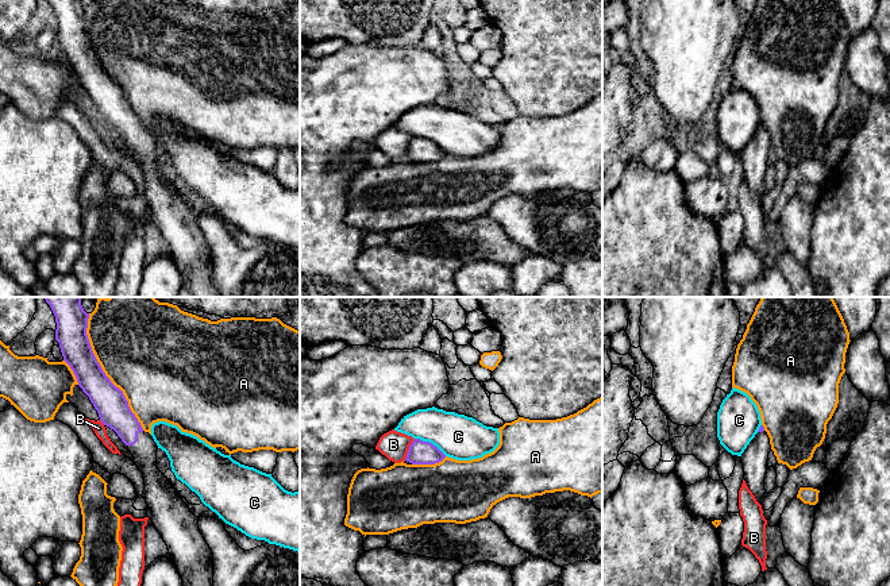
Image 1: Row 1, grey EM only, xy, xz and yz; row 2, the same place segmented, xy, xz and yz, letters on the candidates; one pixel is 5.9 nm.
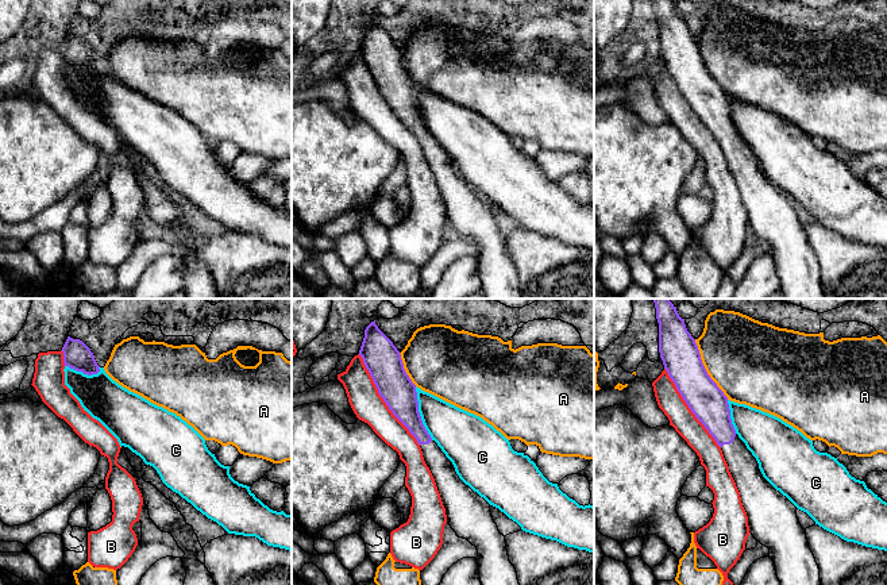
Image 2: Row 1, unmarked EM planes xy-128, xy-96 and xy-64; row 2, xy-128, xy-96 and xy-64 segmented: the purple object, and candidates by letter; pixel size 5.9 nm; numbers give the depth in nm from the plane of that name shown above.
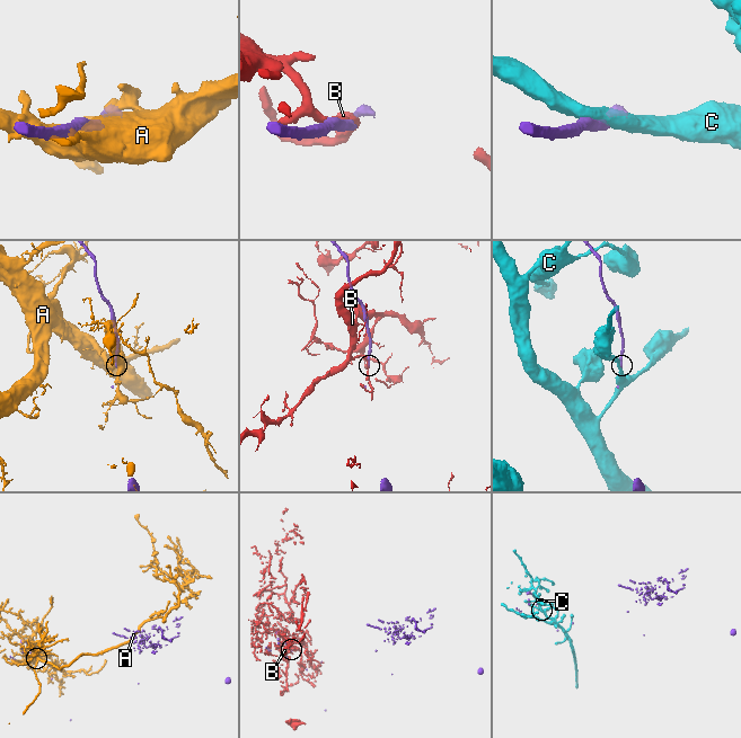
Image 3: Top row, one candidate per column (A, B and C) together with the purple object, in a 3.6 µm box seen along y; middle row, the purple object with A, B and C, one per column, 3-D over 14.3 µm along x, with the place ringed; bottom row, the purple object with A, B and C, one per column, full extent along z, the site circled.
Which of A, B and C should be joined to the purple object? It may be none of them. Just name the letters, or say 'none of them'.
none of them

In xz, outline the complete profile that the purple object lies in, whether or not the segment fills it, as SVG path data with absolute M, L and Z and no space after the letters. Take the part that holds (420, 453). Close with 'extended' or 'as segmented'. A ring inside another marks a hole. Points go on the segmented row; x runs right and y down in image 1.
M415 439L409 446L405 460L412 464L435 464L444 458L446 455L432 443Z; as segmented

